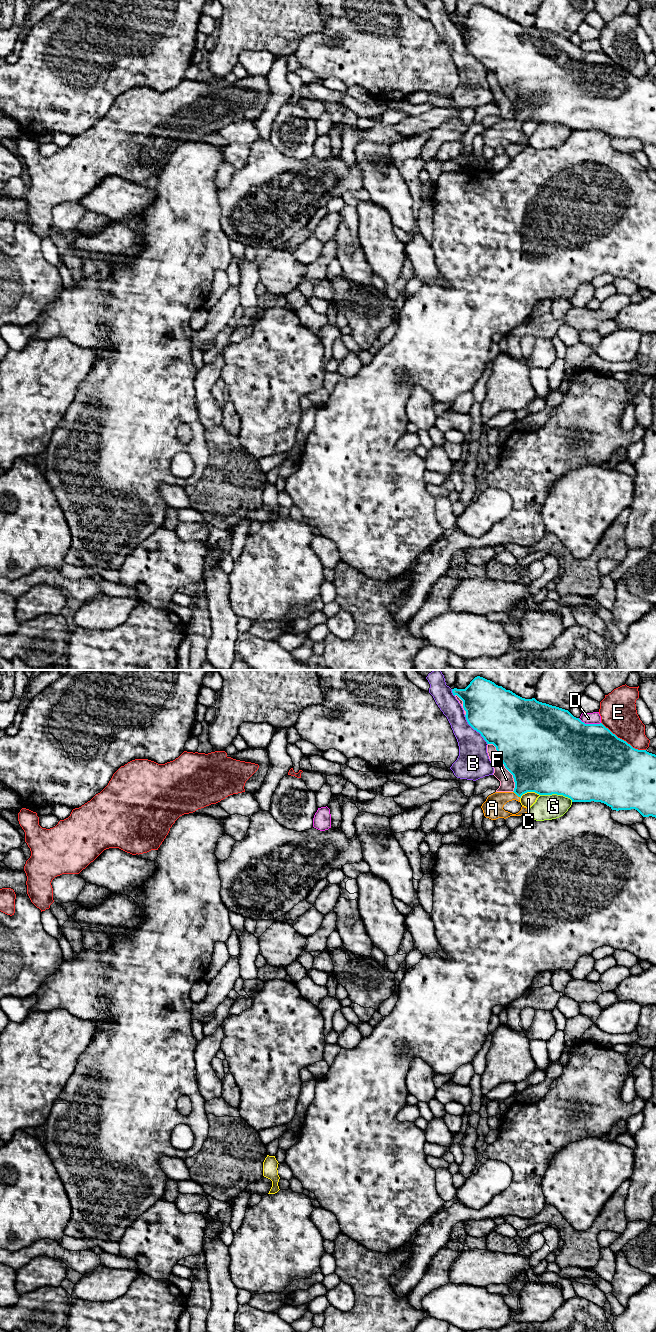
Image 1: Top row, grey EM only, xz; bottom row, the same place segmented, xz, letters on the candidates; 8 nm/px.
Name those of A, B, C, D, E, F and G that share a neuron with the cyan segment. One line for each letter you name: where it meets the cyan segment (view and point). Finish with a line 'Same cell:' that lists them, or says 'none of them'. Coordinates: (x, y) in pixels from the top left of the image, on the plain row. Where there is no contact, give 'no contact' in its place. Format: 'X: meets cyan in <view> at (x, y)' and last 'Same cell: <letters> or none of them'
A: meets cyan in xz at (517, 123)
Same cell: A

